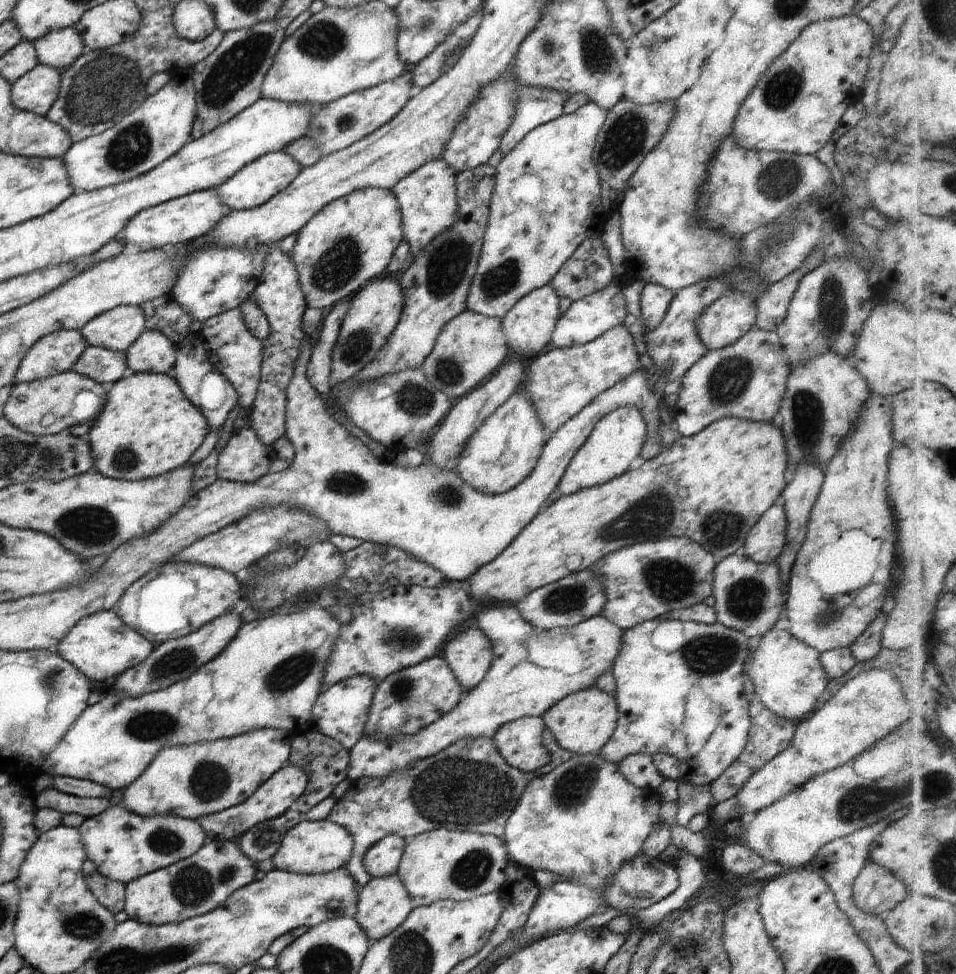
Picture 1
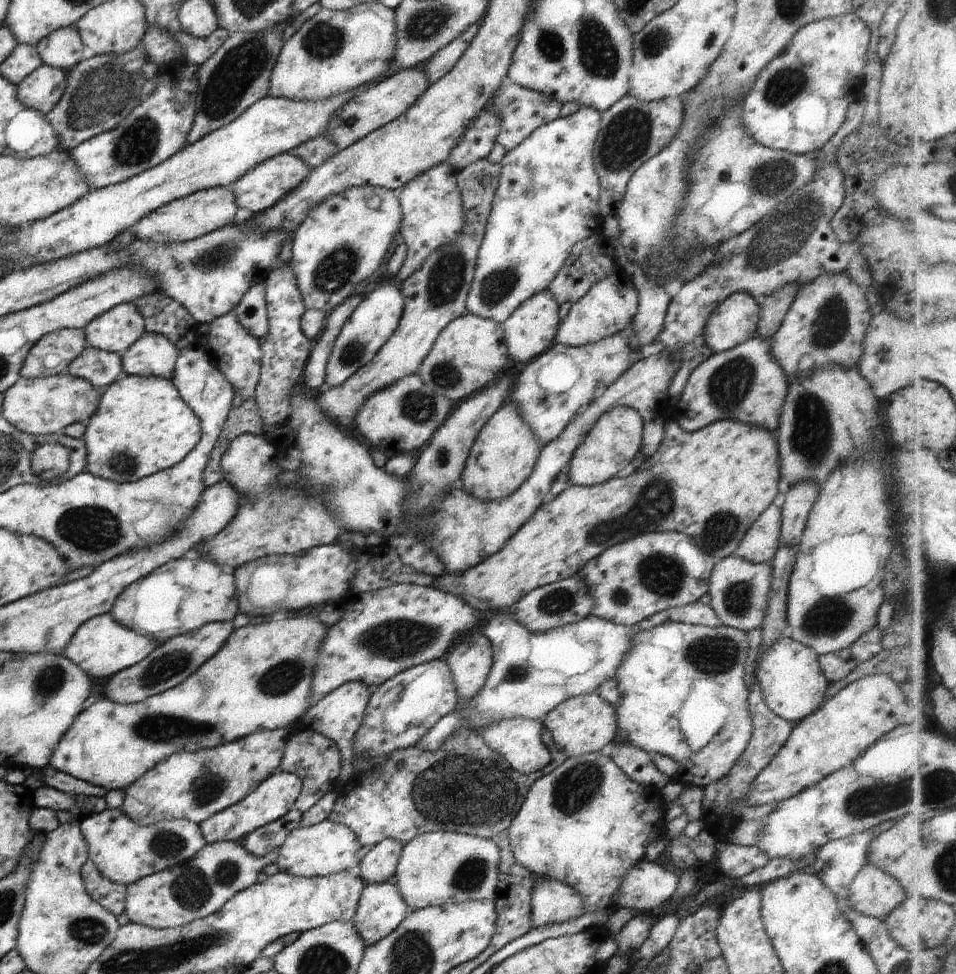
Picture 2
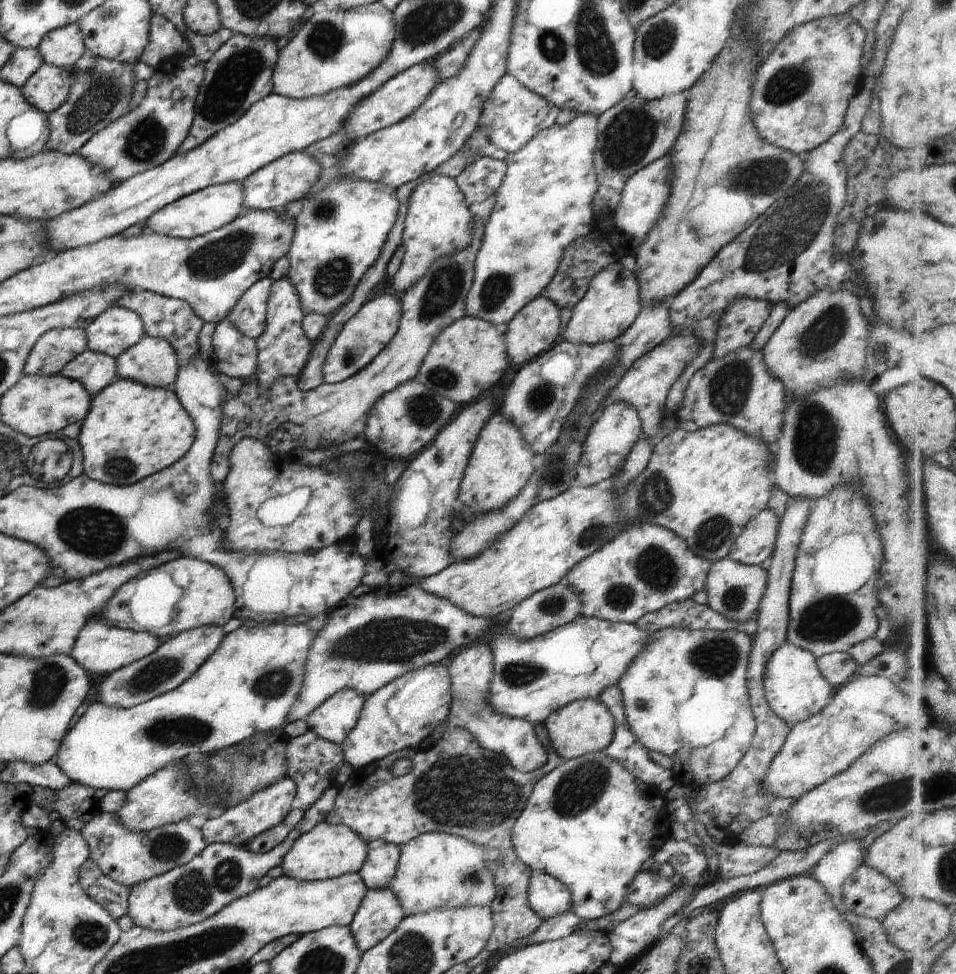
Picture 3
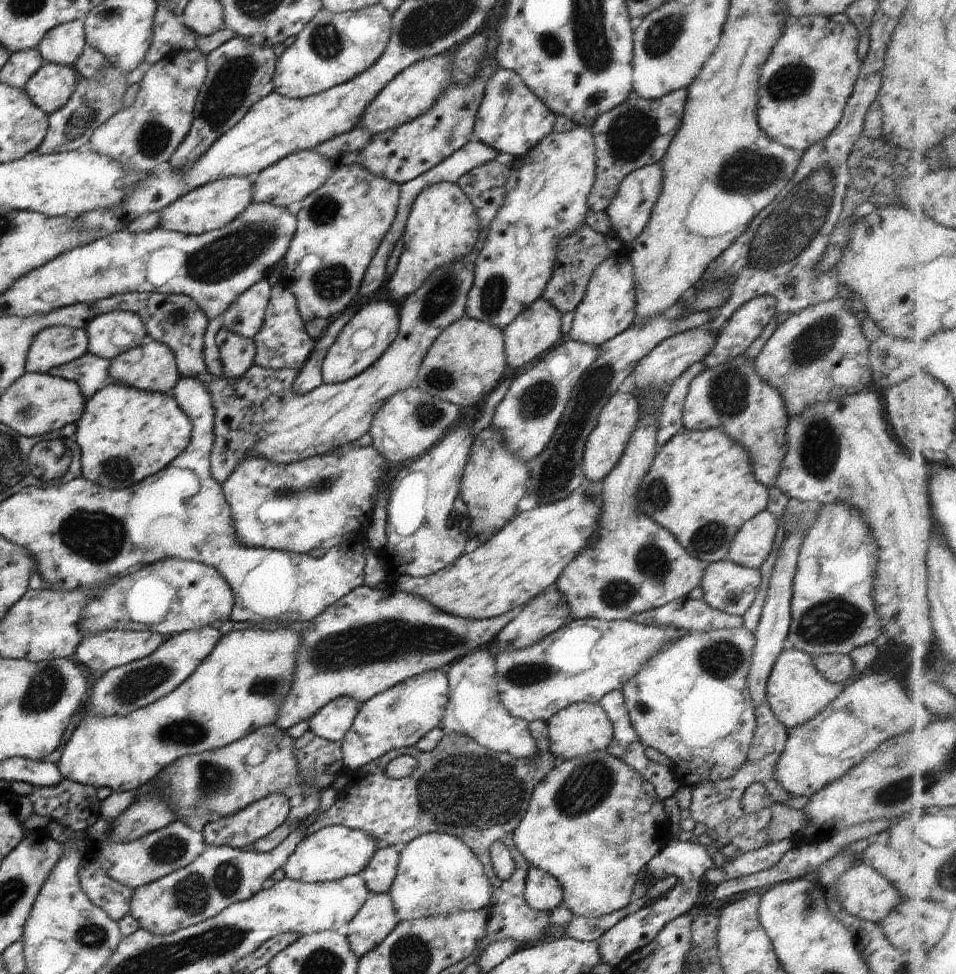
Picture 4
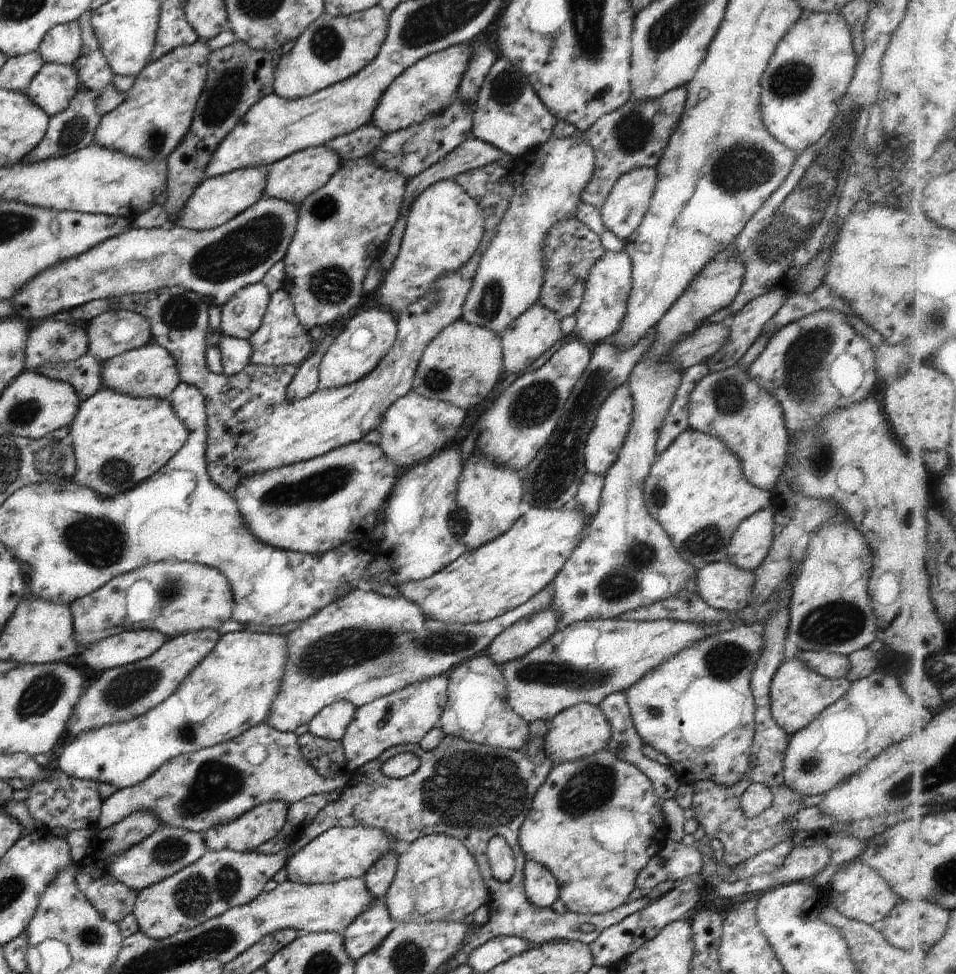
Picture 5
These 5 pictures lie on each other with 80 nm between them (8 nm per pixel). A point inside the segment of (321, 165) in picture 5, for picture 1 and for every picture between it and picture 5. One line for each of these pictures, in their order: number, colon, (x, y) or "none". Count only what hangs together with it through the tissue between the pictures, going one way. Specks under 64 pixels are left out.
1: (254, 185)
2: (263, 186)
3: (291, 177)
4: (293, 178)

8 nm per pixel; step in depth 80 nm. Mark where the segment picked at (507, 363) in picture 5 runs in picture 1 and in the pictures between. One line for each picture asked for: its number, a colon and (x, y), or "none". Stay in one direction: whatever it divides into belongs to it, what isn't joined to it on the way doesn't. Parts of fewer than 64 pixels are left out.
1: (528, 326)
2: (529, 330)
3: (534, 329)
4: (533, 332)

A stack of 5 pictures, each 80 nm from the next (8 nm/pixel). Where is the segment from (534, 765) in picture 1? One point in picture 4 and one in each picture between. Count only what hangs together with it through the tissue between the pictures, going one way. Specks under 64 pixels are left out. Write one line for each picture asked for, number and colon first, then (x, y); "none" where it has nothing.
2: (519, 741)
3: (471, 670)
4: (474, 709)

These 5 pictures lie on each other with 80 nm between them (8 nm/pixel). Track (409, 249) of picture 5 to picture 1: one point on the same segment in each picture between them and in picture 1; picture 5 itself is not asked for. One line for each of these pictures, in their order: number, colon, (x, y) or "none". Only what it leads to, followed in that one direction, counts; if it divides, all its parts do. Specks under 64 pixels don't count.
1: (427, 197)
2: (432, 209)
3: (438, 223)
4: (442, 227)

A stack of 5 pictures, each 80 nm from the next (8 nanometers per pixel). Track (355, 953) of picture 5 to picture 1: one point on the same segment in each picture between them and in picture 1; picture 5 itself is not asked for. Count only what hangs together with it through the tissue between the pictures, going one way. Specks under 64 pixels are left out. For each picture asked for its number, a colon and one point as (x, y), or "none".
1: (383, 904)
2: (381, 908)
3: (380, 913)
4: (377, 918)

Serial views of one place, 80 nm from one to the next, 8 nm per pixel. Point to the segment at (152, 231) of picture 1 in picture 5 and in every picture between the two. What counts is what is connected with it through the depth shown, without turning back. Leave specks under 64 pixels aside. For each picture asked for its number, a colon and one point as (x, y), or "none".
2: (192, 216)
3: (207, 209)
4: (212, 206)
5: (216, 200)

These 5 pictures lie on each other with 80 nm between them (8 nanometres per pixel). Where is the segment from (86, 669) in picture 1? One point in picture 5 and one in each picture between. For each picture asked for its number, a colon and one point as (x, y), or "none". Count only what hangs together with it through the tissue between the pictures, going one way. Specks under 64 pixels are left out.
2: (101, 647)
3: (100, 648)
4: (103, 651)
5: (127, 647)

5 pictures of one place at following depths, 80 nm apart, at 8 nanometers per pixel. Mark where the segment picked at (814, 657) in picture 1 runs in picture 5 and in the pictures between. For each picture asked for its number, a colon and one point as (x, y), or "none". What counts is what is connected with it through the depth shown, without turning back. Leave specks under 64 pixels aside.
2: (789, 674)
3: (794, 687)
4: (796, 691)
5: (795, 698)

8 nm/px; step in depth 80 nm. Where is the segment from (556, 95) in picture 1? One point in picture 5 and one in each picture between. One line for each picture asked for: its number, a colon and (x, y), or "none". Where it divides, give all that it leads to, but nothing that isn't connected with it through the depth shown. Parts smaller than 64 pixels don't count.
2: (521, 110)
3: (512, 114)
4: (511, 118)
5: (508, 114)

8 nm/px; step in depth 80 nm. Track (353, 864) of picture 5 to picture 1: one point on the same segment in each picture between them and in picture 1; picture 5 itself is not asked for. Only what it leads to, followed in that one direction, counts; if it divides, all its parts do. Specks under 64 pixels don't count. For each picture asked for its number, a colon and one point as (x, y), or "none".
1: (312, 847)
2: (325, 848)
3: (327, 851)
4: (334, 852)

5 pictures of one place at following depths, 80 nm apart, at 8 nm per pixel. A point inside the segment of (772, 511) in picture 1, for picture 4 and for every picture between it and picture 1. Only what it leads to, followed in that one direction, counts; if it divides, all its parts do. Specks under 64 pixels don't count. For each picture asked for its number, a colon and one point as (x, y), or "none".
2: (759, 544)
3: (756, 542)
4: (750, 547)

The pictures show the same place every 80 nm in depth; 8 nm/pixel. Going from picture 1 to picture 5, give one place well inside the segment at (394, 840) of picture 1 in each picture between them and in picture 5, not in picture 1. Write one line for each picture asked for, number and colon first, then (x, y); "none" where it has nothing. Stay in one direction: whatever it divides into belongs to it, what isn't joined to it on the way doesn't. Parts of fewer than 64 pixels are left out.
2: (379, 865)
3: (380, 866)
4: (379, 874)
5: (378, 879)

